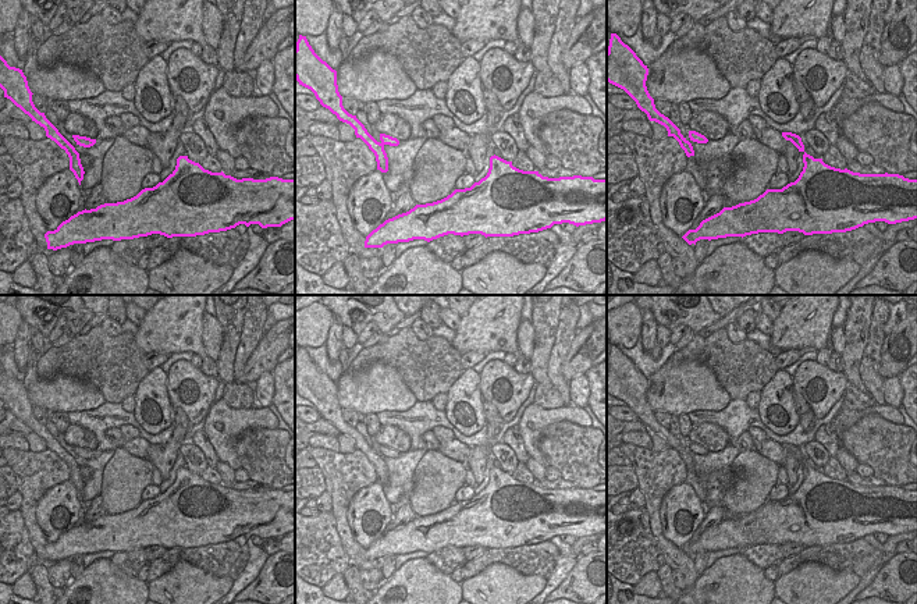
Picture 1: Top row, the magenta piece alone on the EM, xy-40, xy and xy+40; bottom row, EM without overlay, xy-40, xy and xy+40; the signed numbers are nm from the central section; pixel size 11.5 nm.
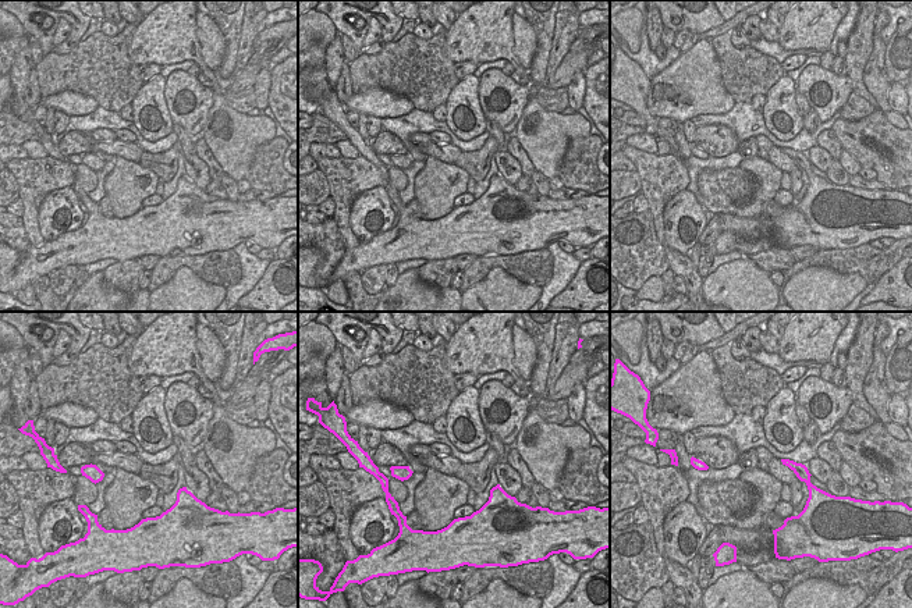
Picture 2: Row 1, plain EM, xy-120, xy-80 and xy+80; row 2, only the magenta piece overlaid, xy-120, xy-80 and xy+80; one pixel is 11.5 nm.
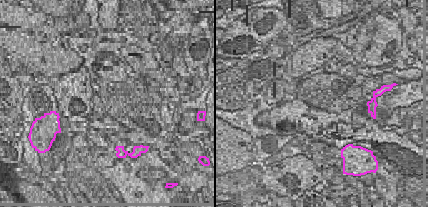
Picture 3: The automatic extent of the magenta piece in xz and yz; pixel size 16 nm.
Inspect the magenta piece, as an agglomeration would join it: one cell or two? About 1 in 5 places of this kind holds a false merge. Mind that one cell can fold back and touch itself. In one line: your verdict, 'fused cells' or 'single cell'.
single cell

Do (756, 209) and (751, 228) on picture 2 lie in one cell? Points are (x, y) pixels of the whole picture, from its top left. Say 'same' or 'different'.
different

